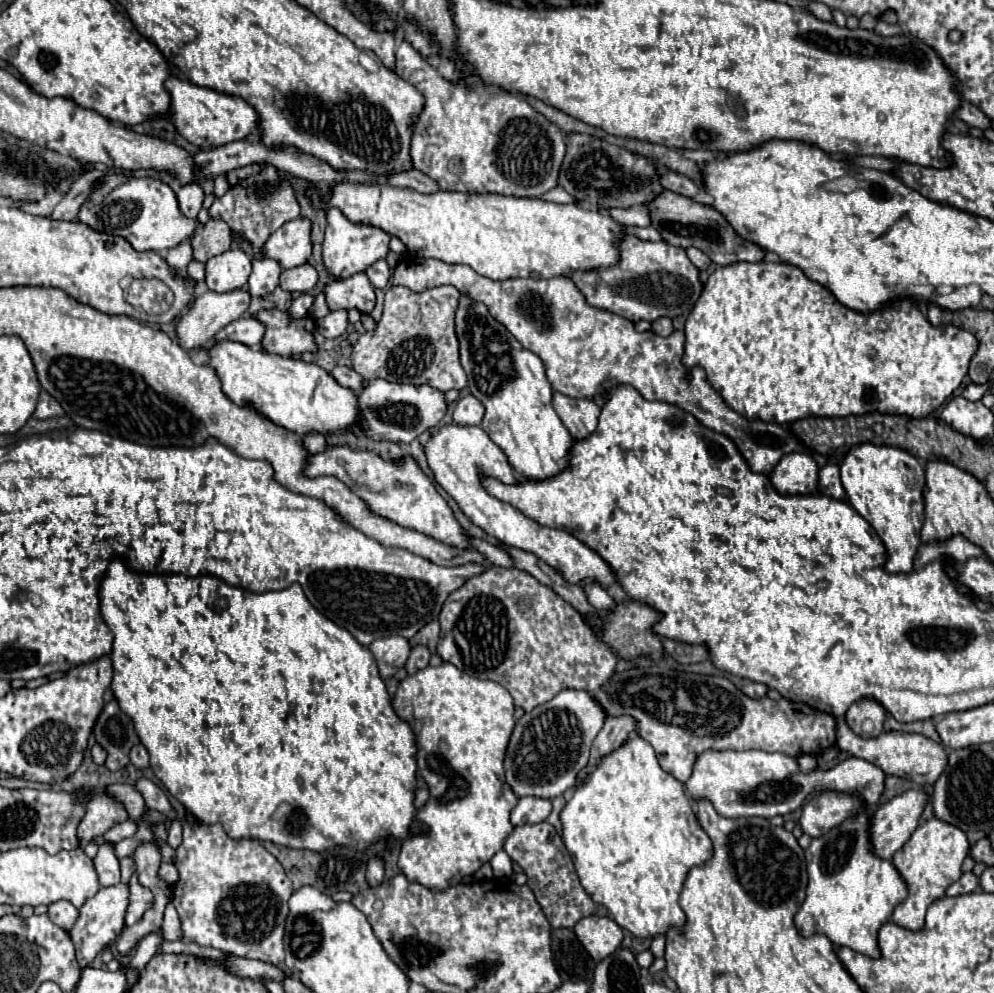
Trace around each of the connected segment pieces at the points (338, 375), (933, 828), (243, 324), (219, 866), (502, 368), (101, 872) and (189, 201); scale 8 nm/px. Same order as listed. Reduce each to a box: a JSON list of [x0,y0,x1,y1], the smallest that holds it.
[[331,365,363,393],[893,817,969,931],[203,317,265,349],[173,823,293,967],[455,295,573,481],[93,843,119,887],[177,183,205,219]]

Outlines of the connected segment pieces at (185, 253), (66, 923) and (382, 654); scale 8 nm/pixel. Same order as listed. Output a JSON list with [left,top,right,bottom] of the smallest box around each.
[[167,239,193,271],[49,901,79,931],[369,635,411,679]]

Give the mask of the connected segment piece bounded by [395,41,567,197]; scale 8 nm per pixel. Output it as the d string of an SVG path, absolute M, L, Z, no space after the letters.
M401 43L399 49L395 51L395 73L399 77L403 77L405 81L409 81L411 85L415 85L421 95L425 97L425 105L423 105L423 111L419 113L419 117L413 119L413 123L409 125L411 129L411 161L413 161L413 167L419 169L421 173L429 175L433 181L437 181L437 185L443 189L443 191L461 191L461 193L501 193L501 195L513 195L513 197L541 197L545 195L547 191L555 189L557 187L557 179L559 179L559 169L561 169L561 163L565 159L565 135L563 131L551 123L545 115L541 115L539 111L535 111L525 99L521 99L519 95L515 97L513 93L507 93L507 91L501 91L497 87L485 87L477 77L469 77L467 81L459 81L457 85L445 81L409 43Z

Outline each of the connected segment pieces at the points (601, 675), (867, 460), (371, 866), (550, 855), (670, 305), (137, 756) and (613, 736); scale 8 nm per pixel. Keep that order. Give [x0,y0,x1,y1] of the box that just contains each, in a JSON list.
[[437,565,617,713],[841,443,925,573],[366,858,385,887],[503,821,609,929],[571,235,701,321],[131,745,149,769],[583,715,637,773]]

